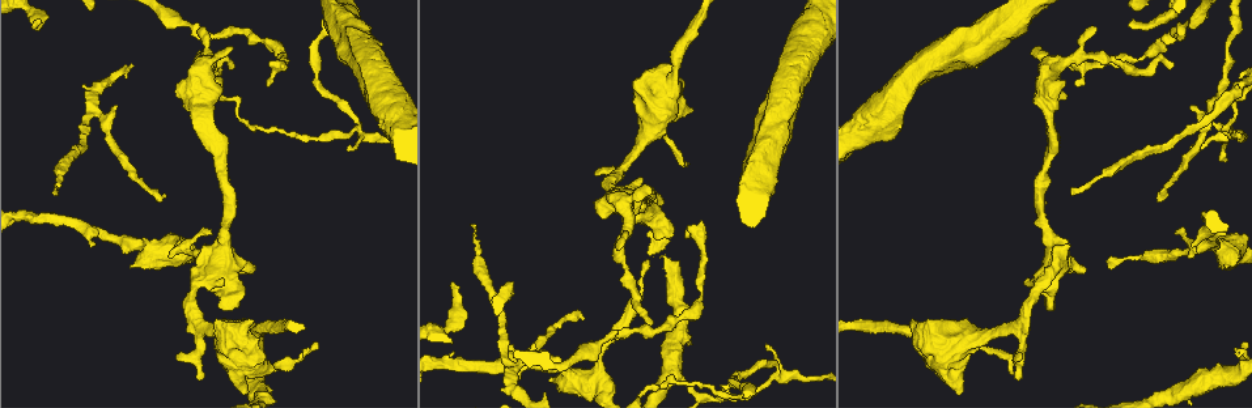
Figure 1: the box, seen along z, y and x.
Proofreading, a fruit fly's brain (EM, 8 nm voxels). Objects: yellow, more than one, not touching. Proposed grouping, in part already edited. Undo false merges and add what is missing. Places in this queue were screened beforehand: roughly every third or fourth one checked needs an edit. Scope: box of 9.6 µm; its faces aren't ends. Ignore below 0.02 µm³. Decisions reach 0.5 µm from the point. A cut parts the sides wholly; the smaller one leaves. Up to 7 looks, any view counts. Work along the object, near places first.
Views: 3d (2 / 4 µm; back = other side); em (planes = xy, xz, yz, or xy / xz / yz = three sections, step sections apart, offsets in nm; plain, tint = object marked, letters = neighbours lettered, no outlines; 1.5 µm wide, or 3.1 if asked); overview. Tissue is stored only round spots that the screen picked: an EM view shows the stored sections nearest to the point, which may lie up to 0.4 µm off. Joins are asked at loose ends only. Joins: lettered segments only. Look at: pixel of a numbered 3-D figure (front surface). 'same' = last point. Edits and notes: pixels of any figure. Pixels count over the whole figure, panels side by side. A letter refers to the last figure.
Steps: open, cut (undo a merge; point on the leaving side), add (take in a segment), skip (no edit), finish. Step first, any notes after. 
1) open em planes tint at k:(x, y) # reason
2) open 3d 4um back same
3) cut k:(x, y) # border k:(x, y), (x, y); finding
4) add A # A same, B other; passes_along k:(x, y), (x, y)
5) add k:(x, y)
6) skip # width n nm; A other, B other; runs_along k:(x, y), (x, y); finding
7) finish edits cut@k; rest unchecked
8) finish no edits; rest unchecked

open em planes plain at 1:(33, 23) # long arm stops here

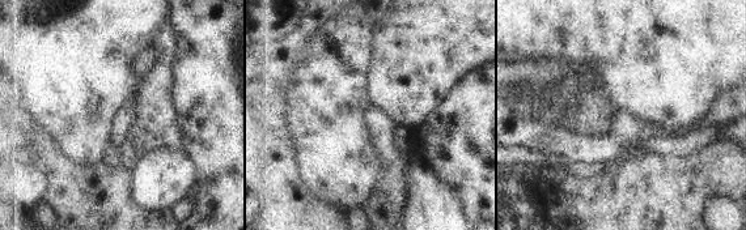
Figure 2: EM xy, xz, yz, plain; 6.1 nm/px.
open em planes letters same # what lies round it

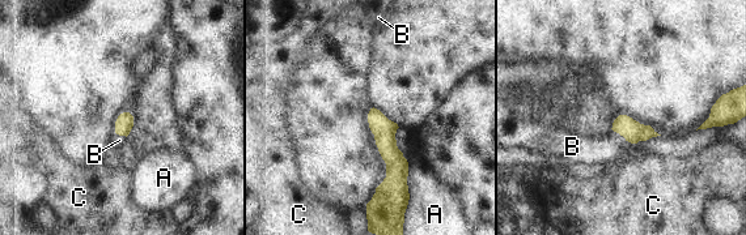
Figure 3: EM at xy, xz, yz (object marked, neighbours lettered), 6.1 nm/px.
add B # width 110 nm; A other, B same, C other; passes_along 3:(632, 131), (619, 133), (585, 150); the neuron continues

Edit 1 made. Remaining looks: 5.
open overview

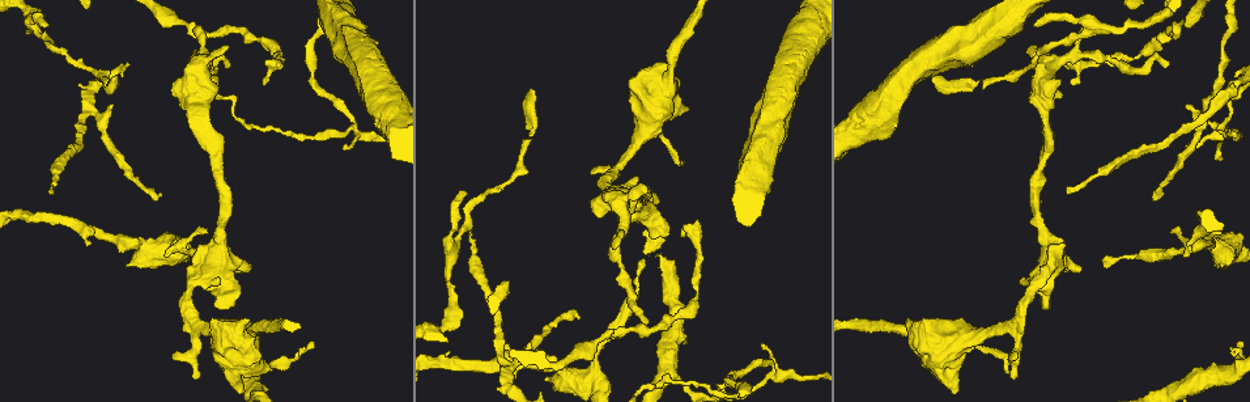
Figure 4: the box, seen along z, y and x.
open em yz step 8 tint at 4:(199, 374) # free end

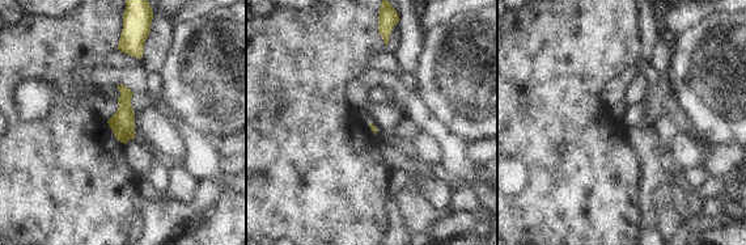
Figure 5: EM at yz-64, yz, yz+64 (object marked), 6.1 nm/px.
open em planes letters same # another direction

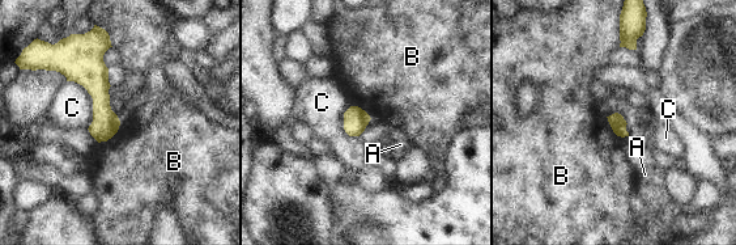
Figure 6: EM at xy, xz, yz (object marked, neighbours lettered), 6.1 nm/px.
skip # A other, B other, C other; none of them fits

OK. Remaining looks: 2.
finish edits add@3; rest unchecked

